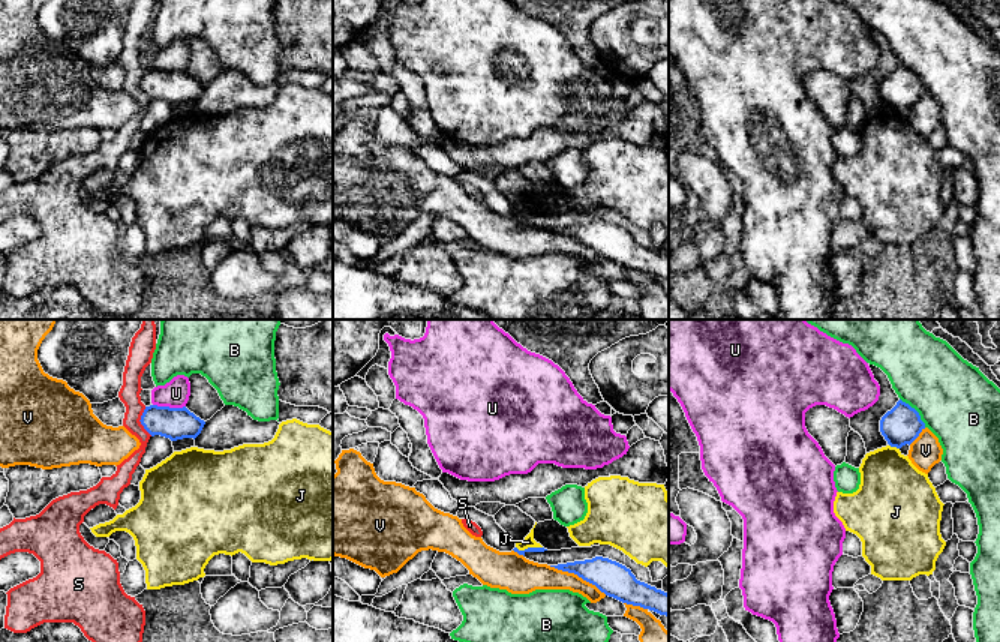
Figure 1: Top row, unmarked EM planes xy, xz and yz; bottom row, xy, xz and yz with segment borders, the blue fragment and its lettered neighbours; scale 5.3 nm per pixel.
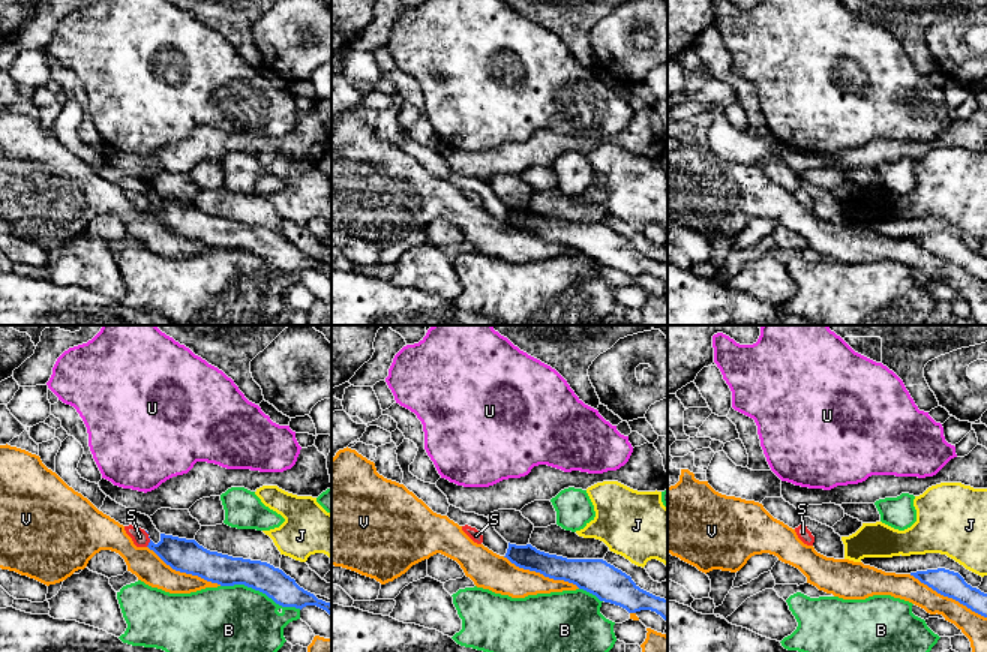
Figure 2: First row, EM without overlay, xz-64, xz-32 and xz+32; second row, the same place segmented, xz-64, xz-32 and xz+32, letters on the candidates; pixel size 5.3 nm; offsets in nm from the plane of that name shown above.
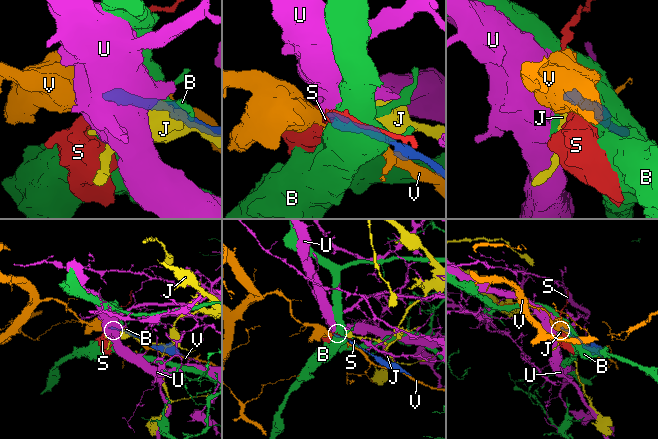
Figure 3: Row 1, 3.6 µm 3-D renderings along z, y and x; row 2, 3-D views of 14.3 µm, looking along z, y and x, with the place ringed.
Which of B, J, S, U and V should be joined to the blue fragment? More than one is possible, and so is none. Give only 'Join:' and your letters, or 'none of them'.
Join: none of them

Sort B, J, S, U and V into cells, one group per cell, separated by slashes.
B / J / S / U / V

